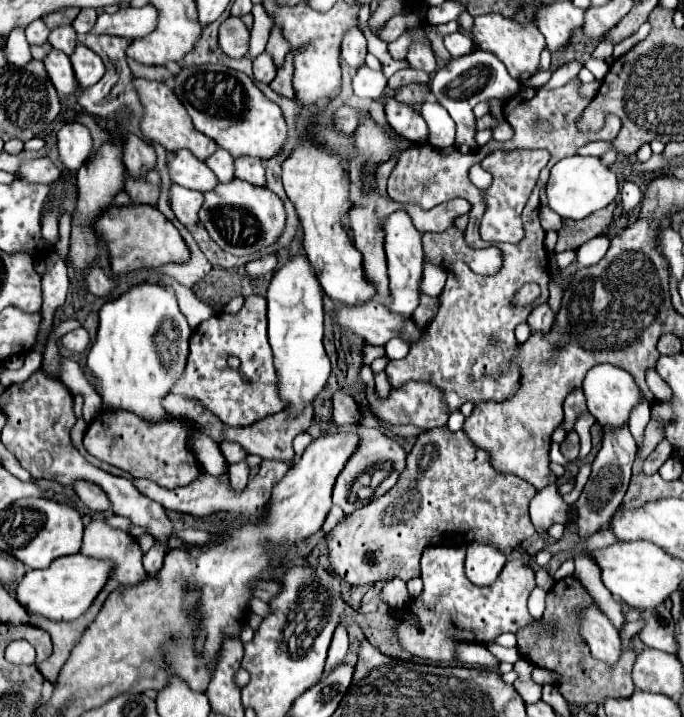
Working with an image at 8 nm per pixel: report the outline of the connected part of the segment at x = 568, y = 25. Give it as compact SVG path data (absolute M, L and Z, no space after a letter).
M550 1L538 7L536 11L536 27L542 35L546 35L546 43L550 51L564 47L570 39L570 33L582 25L584 9L574 7L570 1Z

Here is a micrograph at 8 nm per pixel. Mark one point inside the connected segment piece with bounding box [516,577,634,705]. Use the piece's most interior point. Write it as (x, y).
(560, 648)

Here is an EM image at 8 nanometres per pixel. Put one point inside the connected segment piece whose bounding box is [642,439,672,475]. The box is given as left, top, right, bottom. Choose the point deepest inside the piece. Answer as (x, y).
(652, 463)

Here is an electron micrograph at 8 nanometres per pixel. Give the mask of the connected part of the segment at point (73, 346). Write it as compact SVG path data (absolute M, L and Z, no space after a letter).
M74 329L74 331L70 331L70 333L66 333L64 337L62 337L62 345L68 349L68 351L72 351L72 353L82 353L86 347L88 347L88 331L86 329Z

